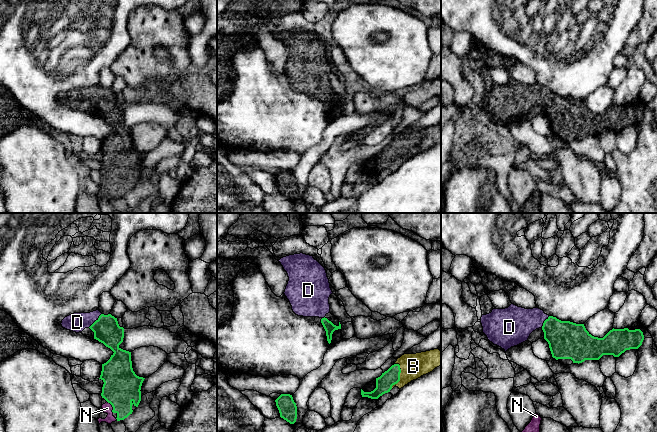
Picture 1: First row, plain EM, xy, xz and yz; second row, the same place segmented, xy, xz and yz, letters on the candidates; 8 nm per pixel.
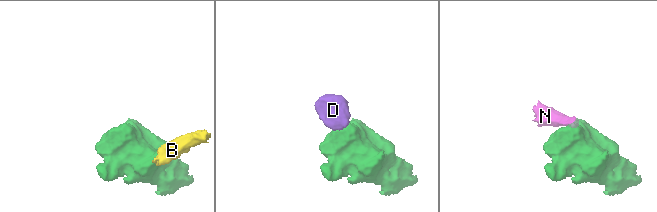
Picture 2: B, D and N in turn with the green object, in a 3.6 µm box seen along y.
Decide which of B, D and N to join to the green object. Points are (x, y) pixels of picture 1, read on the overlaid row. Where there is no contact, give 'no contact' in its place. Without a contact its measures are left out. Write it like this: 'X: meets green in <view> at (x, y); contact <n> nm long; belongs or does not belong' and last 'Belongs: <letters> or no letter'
B: meets green in xz at (399, 376); contact 220 nm long; belongs
D: meets green in xy at (96, 320); contact 160 nm long; belongs
N: meets green in xy at (112, 406); contact 110 nm long; belongs
Belongs: B, D, N

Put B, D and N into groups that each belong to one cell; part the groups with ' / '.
B D N

